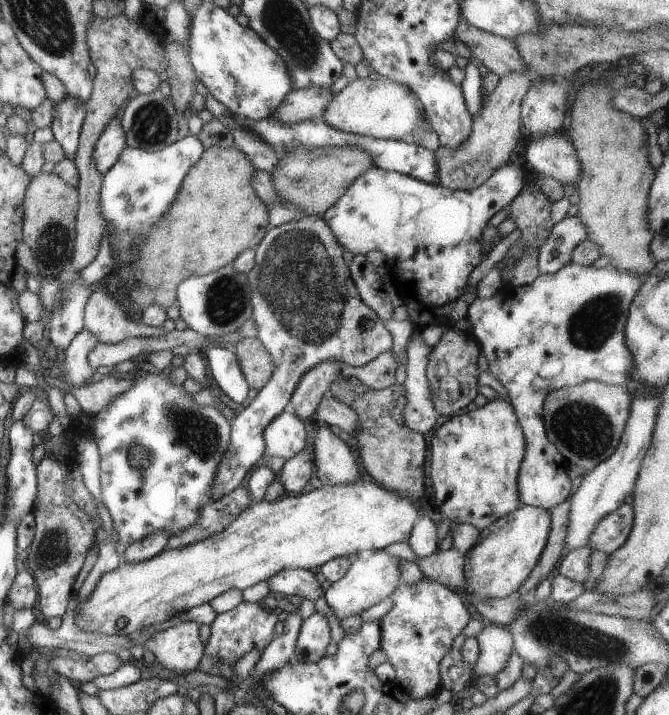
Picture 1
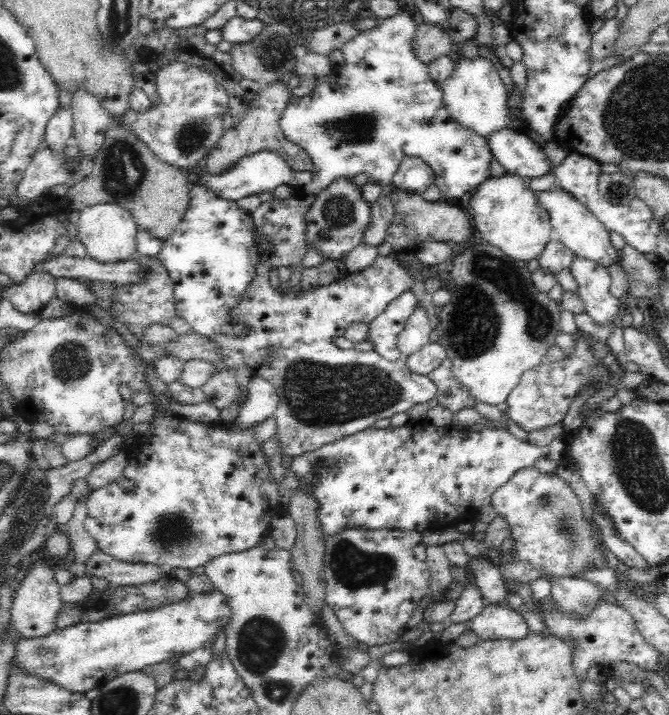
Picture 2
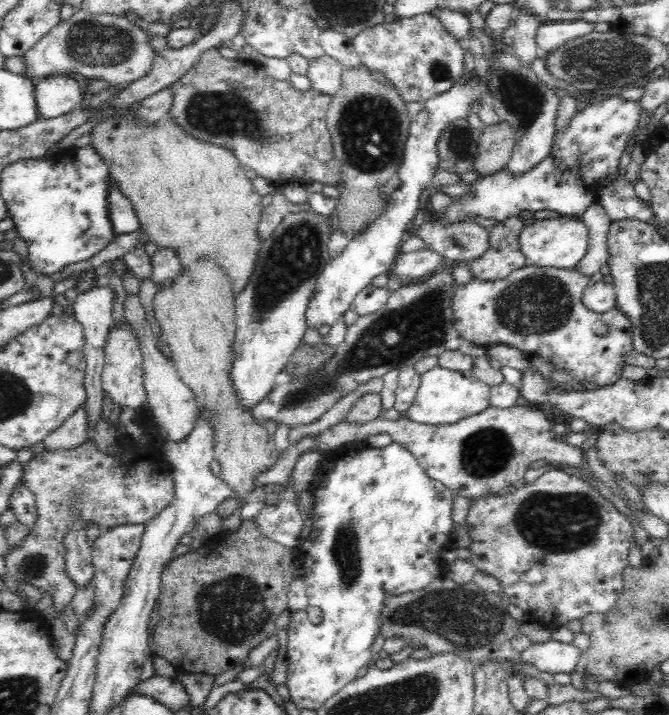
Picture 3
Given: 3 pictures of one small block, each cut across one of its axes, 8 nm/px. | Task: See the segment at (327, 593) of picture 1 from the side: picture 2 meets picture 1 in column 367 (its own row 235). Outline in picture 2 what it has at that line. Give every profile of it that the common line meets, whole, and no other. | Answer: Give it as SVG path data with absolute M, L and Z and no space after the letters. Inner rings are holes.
M561 187L556 190L540 191L536 195L539 205L547 212L553 237L574 252L576 257L596 261L605 267L614 261L620 263L620 252L616 252L609 243L609 231L598 221L594 213L590 212L590 209L578 202L572 193Z

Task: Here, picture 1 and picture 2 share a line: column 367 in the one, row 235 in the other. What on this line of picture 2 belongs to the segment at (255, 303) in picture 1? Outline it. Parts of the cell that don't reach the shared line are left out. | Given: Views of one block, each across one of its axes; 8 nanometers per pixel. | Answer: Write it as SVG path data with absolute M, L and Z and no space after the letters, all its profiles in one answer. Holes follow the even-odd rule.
M340 178L330 184L324 192L320 192L306 212L307 238L310 248L319 248L329 259L338 259L362 243L362 234L370 224L369 204L360 198L358 187L352 184L352 178Z

